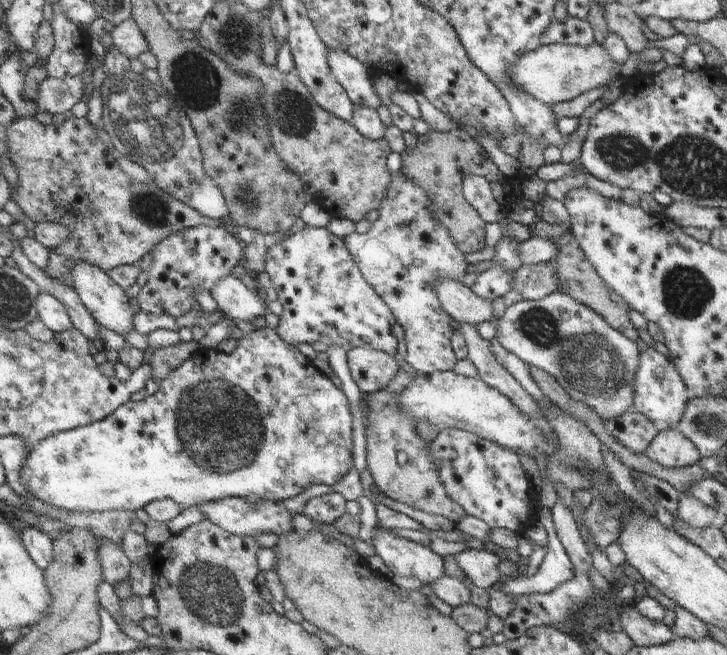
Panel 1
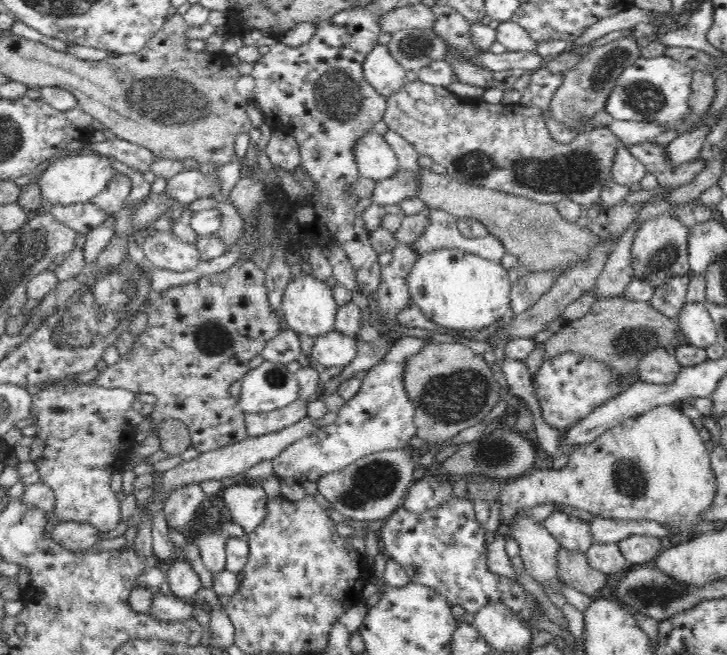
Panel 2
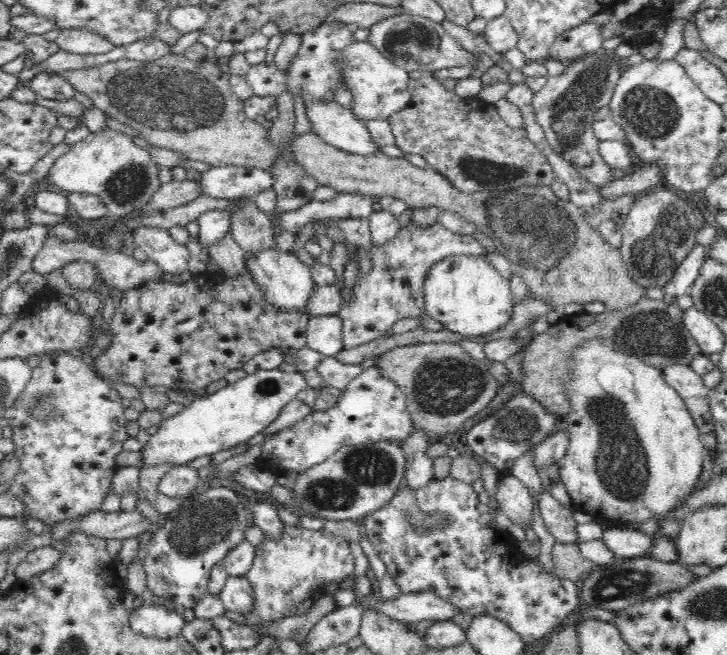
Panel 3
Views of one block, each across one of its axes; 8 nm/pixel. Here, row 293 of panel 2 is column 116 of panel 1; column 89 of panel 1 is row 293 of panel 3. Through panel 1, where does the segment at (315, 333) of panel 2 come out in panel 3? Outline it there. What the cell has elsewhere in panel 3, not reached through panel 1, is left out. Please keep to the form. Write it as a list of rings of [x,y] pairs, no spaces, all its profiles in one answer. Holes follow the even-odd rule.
[[[270,247],[255,255],[246,253],[245,265],[266,302],[278,308],[284,308],[285,311],[308,313],[307,302],[316,284],[312,278],[311,268],[302,263],[293,252]]]

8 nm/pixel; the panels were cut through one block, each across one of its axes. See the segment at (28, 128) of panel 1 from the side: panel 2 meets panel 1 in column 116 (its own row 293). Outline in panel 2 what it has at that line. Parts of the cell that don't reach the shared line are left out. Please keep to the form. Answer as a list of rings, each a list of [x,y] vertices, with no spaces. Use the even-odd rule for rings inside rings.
[[[242,260],[236,263],[232,268],[228,268],[227,271],[200,277],[196,282],[190,283],[188,286],[174,286],[158,294],[151,294],[148,302],[151,305],[150,312],[147,314],[147,328],[139,337],[135,337],[136,340],[133,342],[131,354],[124,358],[123,356],[117,356],[115,363],[113,363],[112,366],[107,366],[103,371],[100,371],[98,376],[91,382],[91,385],[102,386],[104,388],[123,388],[133,393],[147,392],[153,394],[158,400],[156,400],[156,403],[153,405],[154,410],[148,414],[148,417],[150,417],[150,420],[154,423],[149,433],[158,436],[159,429],[165,421],[181,421],[188,428],[189,434],[191,435],[191,447],[196,449],[199,454],[208,453],[224,446],[234,445],[249,438],[245,424],[245,414],[242,410],[238,409],[238,401],[231,398],[230,386],[232,386],[234,382],[238,382],[238,380],[244,378],[244,375],[250,370],[248,367],[250,360],[258,356],[264,346],[266,346],[266,343],[272,340],[272,338],[282,330],[280,323],[284,322],[284,320],[281,313],[276,312],[276,314],[274,314],[273,310],[271,310],[265,285],[265,271],[257,267],[254,261]]]

